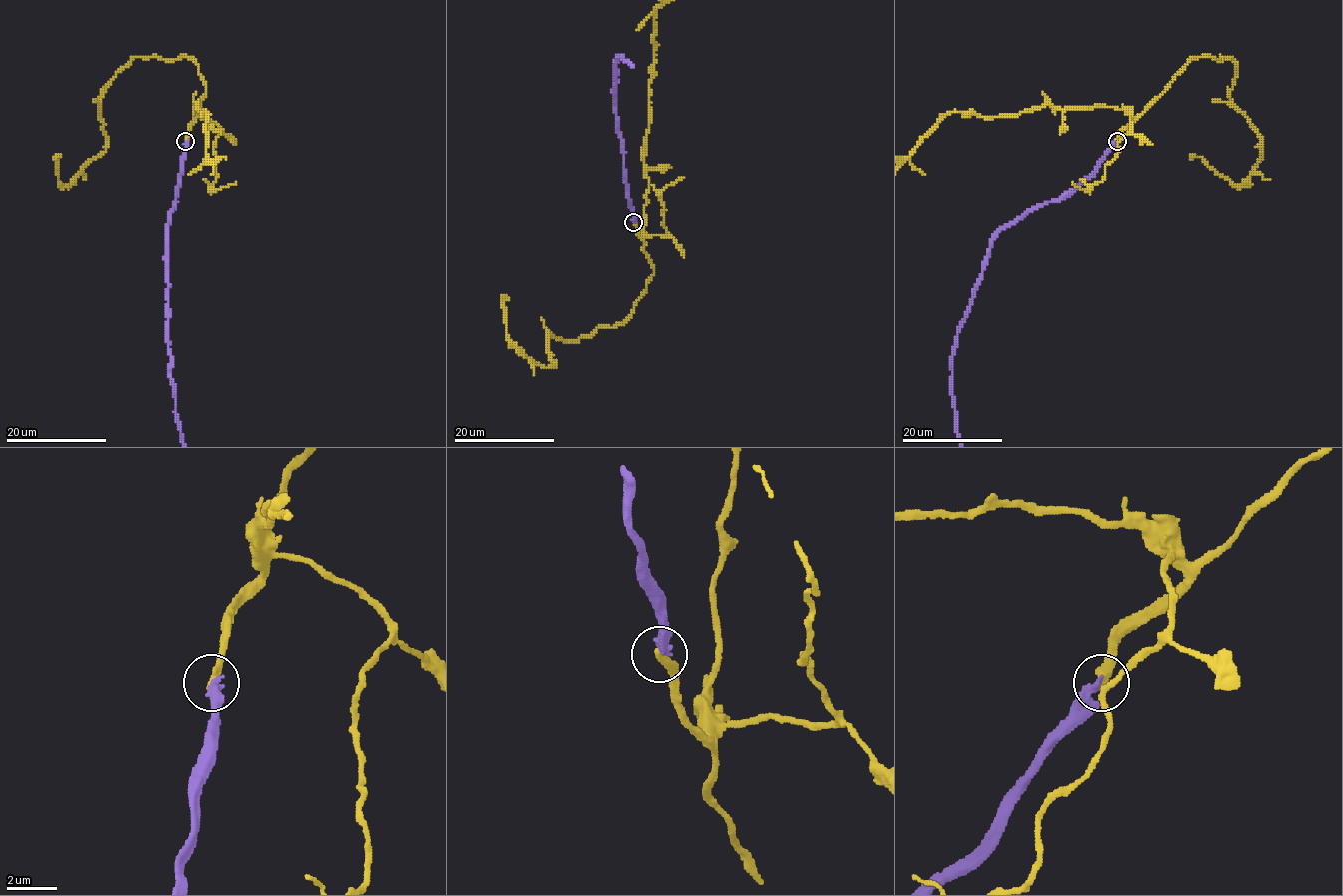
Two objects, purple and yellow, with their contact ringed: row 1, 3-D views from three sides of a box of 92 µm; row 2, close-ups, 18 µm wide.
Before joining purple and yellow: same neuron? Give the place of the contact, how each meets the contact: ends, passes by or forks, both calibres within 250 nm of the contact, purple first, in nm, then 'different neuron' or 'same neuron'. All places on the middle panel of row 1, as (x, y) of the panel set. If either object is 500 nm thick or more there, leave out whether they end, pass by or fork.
at (633, 222); purple ends there; yellow ends there; 360 nm thick on the purple side, 320 nm on the other; different neuron

